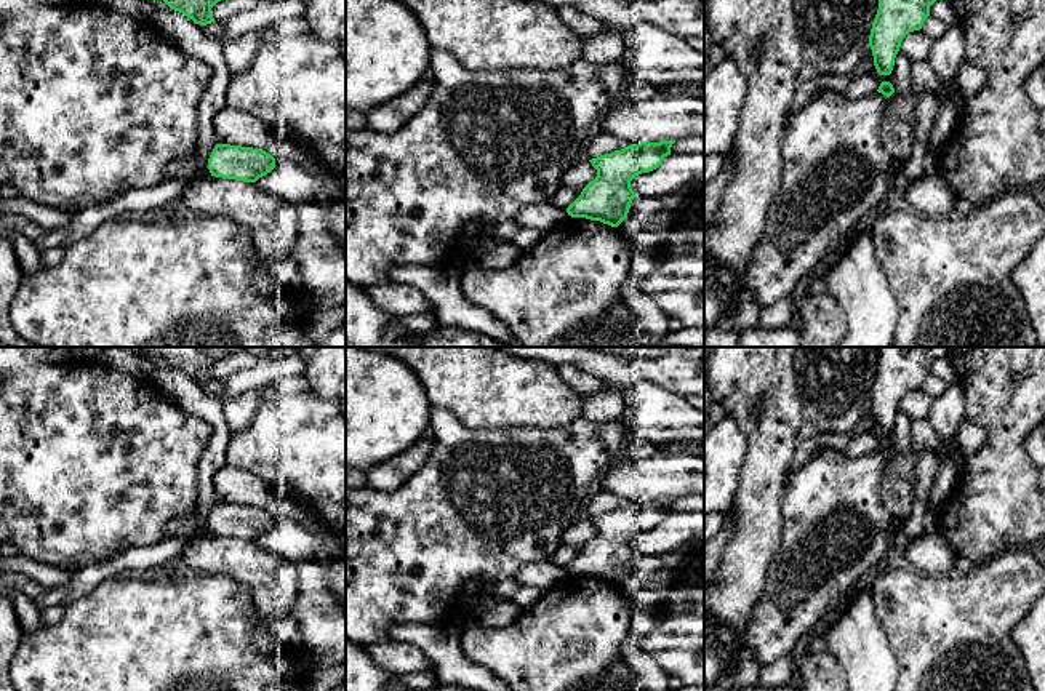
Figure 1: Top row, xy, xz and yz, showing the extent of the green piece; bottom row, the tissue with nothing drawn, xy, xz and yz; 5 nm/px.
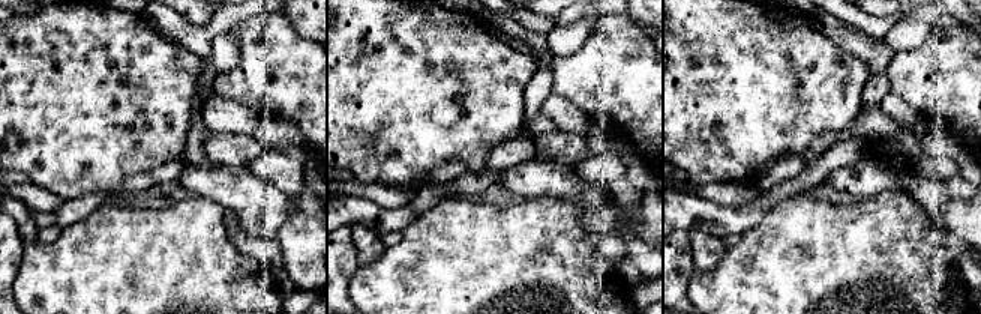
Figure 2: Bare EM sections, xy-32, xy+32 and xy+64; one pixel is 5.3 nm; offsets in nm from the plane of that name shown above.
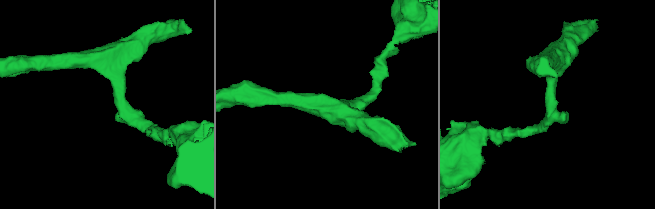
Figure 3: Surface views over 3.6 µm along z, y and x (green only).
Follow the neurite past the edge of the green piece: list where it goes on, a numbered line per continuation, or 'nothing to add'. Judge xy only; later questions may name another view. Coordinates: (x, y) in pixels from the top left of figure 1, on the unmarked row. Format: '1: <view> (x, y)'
nothing to add

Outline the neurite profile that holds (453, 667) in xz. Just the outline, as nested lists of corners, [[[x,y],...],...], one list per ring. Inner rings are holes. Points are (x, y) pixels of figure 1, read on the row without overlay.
[[[493,597],[482,601],[467,616],[448,619],[451,638],[438,635],[438,625],[427,625],[419,648],[432,659],[437,669],[437,683],[461,685],[475,691],[512,691],[510,686],[488,669],[477,665],[462,654],[461,637],[470,627],[506,627],[523,609],[512,601],[498,601]]]

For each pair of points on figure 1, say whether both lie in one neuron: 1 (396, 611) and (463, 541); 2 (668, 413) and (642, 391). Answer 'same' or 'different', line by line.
1: same
2: same

